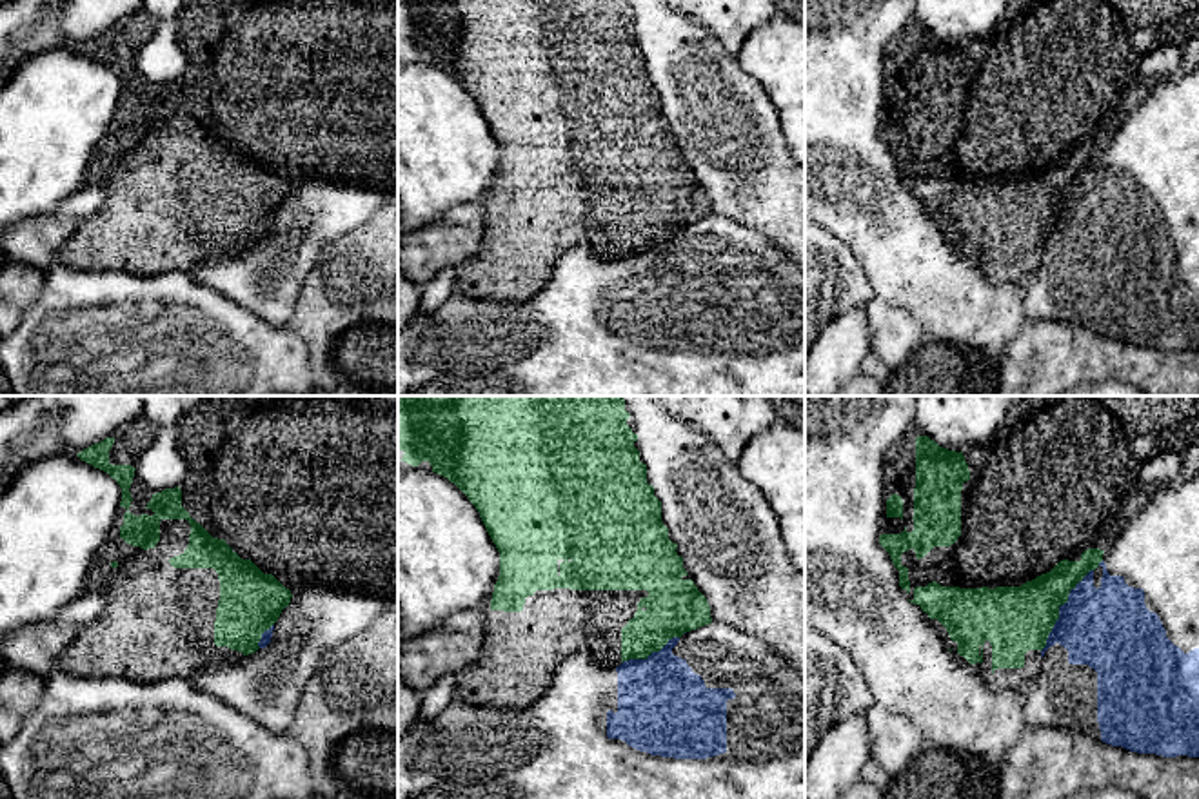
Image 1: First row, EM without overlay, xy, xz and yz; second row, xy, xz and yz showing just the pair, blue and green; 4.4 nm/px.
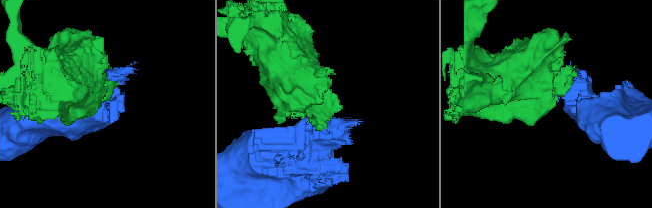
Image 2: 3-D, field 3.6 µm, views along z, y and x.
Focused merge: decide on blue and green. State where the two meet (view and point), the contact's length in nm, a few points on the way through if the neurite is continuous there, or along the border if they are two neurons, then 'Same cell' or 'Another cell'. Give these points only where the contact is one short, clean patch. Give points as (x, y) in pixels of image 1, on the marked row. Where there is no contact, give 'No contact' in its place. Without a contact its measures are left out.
Touches blue at yz (1060, 611). Shared border 440 nm. Another cell

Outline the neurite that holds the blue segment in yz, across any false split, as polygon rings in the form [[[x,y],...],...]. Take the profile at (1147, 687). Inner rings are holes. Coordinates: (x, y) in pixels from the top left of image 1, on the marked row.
[[[1199,476],[1175,487],[1155,487],[1154,496],[1130,518],[1125,528],[1103,554],[1103,561],[1090,570],[1059,607],[1059,619],[1041,650],[1043,665],[1037,677],[1026,688],[1025,717],[1032,726],[1055,726],[1081,732],[1112,746],[1123,746],[1137,754],[1163,757],[1199,757]]]

